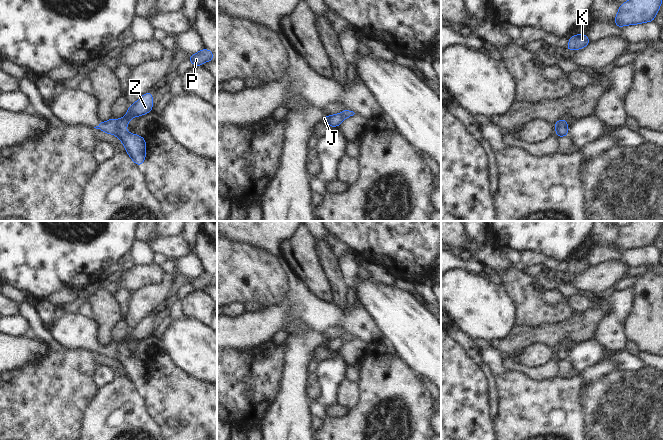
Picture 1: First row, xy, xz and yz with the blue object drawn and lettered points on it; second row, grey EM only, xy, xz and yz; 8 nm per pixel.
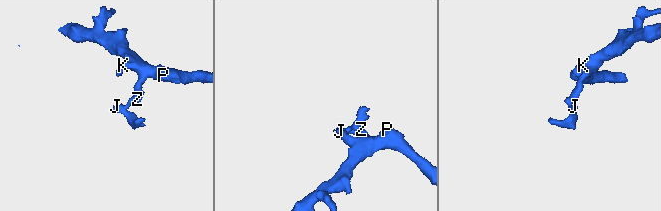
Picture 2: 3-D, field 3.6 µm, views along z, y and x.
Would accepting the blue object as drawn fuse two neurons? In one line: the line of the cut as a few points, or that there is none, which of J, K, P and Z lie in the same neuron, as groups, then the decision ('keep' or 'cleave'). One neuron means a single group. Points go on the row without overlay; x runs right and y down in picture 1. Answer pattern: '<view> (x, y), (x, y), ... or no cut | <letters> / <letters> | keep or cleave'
xy (116, 344), (116, 347), (123, 352) | J / K P Z | cleave

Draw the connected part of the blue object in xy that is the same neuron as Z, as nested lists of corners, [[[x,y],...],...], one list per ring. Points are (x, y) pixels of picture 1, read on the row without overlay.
[[[148,315],[146,318],[142,319],[138,325],[129,330],[126,339],[117,344],[116,348],[122,352],[125,352],[128,350],[128,347],[132,341],[142,340],[153,335],[152,324],[153,318]]]

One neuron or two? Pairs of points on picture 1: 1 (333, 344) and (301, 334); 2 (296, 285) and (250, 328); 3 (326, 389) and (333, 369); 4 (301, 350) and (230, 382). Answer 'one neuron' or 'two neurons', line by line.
1: one neuron
2: one neuron
3: one neuron
4: two neurons

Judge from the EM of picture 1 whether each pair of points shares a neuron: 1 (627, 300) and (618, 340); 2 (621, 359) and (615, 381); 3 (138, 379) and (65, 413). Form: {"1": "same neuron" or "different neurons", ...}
{"1": "same neuron", "2": "different neurons", "3": "different neurons"}

